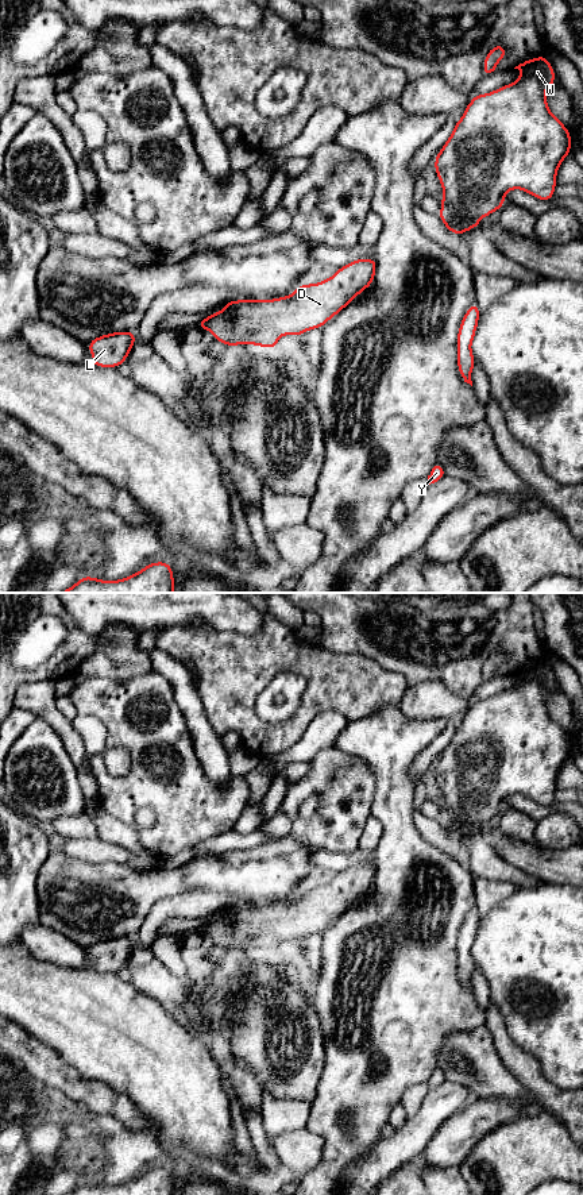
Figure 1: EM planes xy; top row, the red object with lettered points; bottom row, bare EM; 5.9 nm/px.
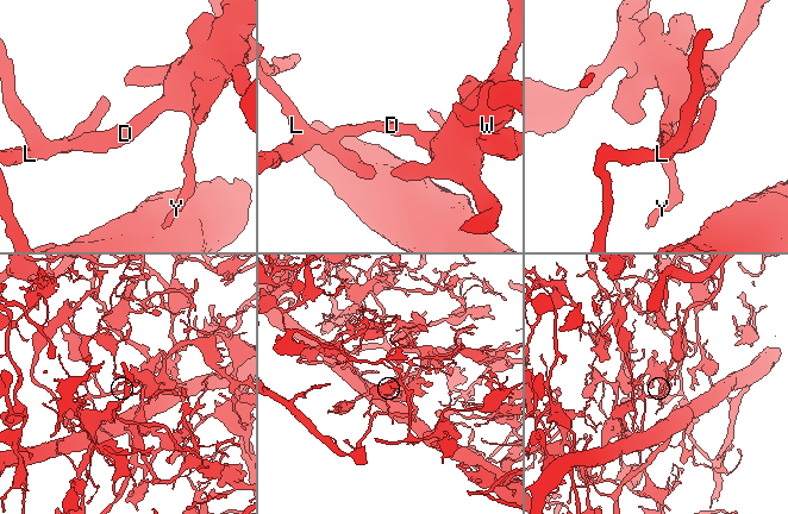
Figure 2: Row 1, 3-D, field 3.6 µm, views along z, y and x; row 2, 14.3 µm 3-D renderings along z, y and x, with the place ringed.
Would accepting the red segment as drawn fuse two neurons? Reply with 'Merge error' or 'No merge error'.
No merge error

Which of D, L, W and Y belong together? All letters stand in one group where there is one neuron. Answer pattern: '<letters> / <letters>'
D L W Y

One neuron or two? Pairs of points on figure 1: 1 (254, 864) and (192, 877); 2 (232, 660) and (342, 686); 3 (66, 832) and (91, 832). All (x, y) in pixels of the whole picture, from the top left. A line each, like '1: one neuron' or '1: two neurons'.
1: one neuron
2: one neuron
3: one neuron

